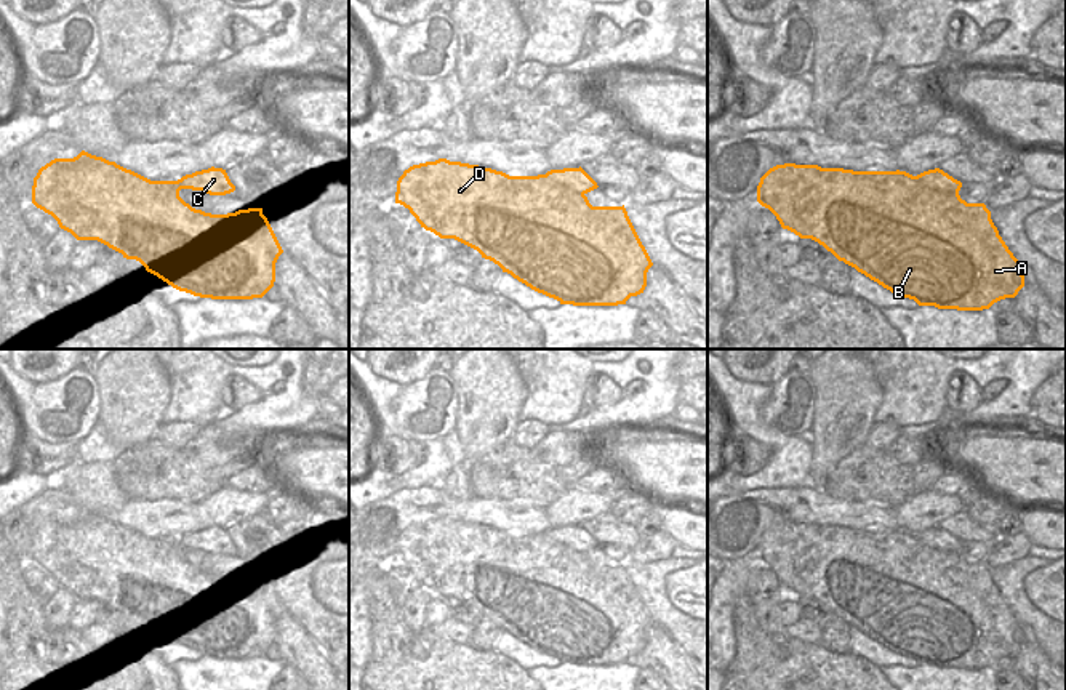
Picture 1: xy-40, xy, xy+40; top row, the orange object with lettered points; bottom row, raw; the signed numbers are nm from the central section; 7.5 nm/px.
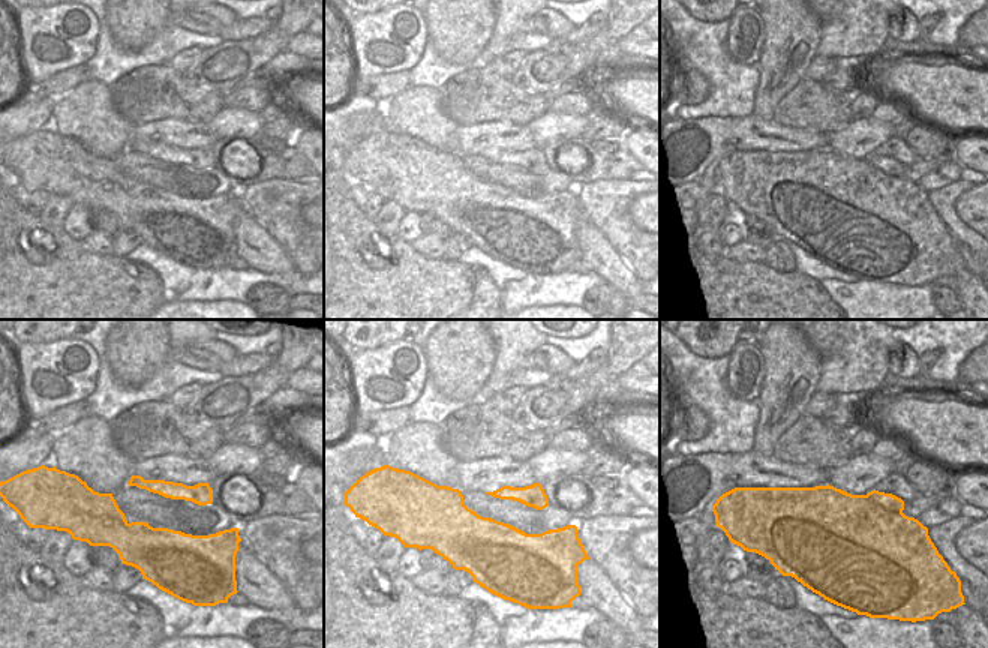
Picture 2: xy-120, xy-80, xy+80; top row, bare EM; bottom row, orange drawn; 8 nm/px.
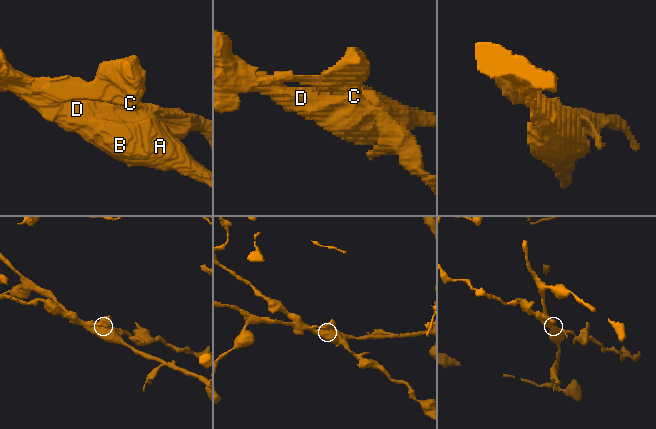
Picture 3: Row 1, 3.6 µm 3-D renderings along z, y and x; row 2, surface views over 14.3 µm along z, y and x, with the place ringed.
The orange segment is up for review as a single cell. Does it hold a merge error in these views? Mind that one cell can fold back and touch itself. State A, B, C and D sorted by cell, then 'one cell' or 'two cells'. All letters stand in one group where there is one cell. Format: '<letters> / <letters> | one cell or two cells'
A B D / C | two cells

